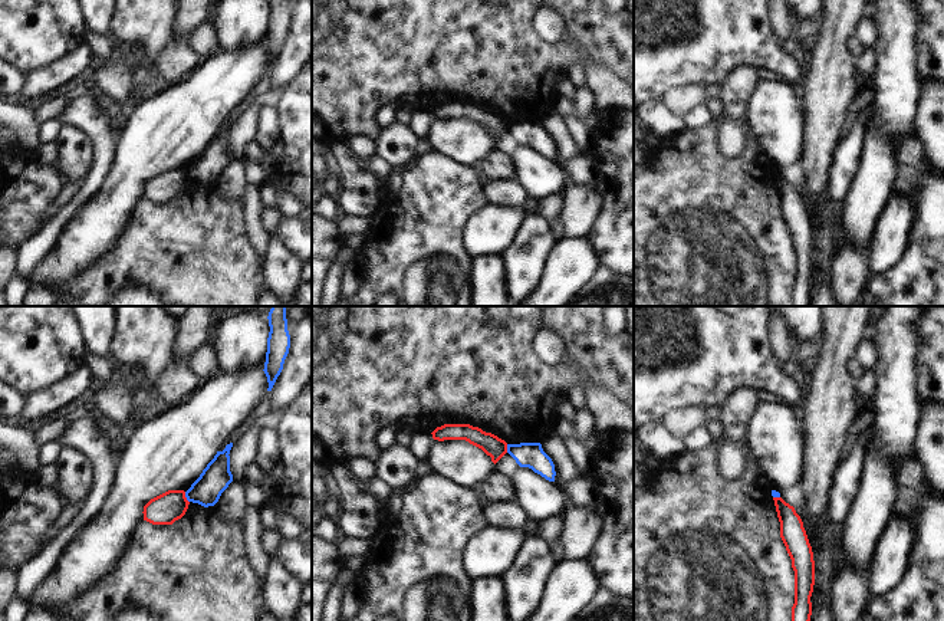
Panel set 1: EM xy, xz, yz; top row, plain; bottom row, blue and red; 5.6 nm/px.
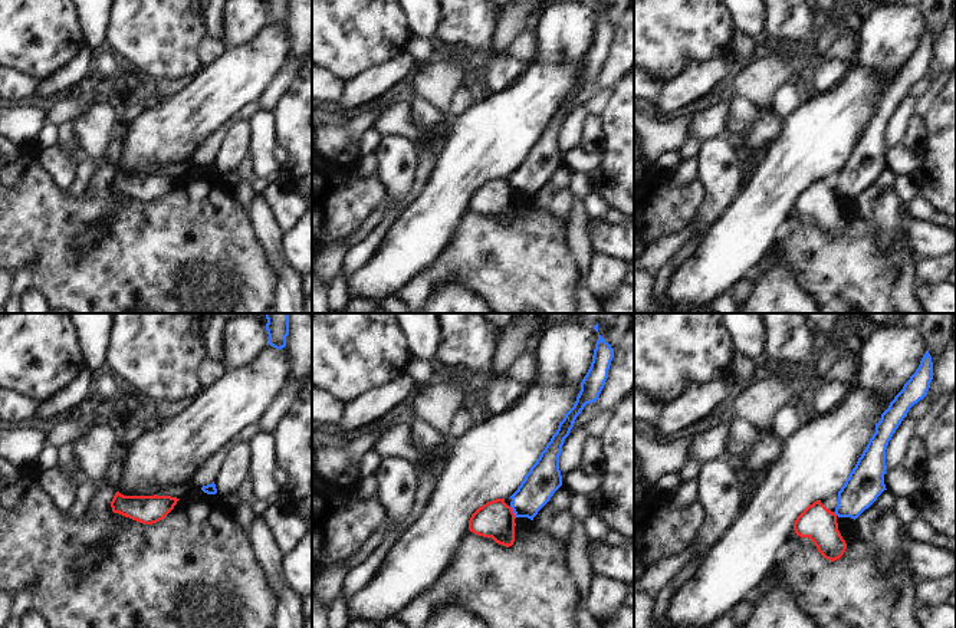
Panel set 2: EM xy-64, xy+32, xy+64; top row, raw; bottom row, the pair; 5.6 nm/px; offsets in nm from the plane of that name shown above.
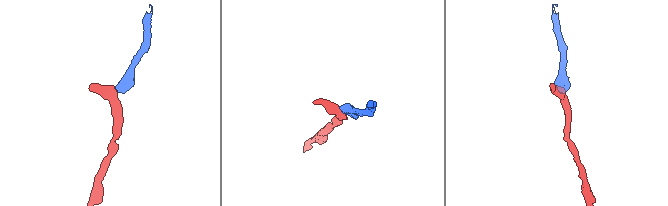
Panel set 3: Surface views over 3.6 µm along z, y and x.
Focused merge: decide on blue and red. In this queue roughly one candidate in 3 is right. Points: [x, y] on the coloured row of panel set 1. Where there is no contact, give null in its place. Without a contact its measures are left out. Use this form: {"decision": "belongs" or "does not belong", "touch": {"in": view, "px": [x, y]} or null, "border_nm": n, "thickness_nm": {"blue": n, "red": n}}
{"decision": "does not belong", "touch": {"in": "xy", "px": [186, 496]}, "border_nm": 70, "thickness_nm": {"blue": 170, "red": 170}}

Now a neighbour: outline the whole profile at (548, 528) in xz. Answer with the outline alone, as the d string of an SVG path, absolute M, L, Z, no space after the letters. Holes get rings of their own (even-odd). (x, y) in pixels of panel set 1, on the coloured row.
M560 515L546 516L543 519L533 522L530 526L530 533L543 538L547 542L556 539L560 532L562 532Z

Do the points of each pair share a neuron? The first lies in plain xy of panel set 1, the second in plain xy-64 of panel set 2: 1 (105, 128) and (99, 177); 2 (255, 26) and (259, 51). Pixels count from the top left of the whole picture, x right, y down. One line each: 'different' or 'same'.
1: same
2: different

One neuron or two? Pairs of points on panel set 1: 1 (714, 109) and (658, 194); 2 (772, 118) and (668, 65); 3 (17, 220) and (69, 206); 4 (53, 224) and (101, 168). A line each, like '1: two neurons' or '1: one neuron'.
1: two neurons
2: two neurons
3: two neurons
4: one neuron

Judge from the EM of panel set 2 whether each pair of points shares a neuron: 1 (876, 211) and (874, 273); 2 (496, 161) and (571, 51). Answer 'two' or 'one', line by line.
1: two
2: two

